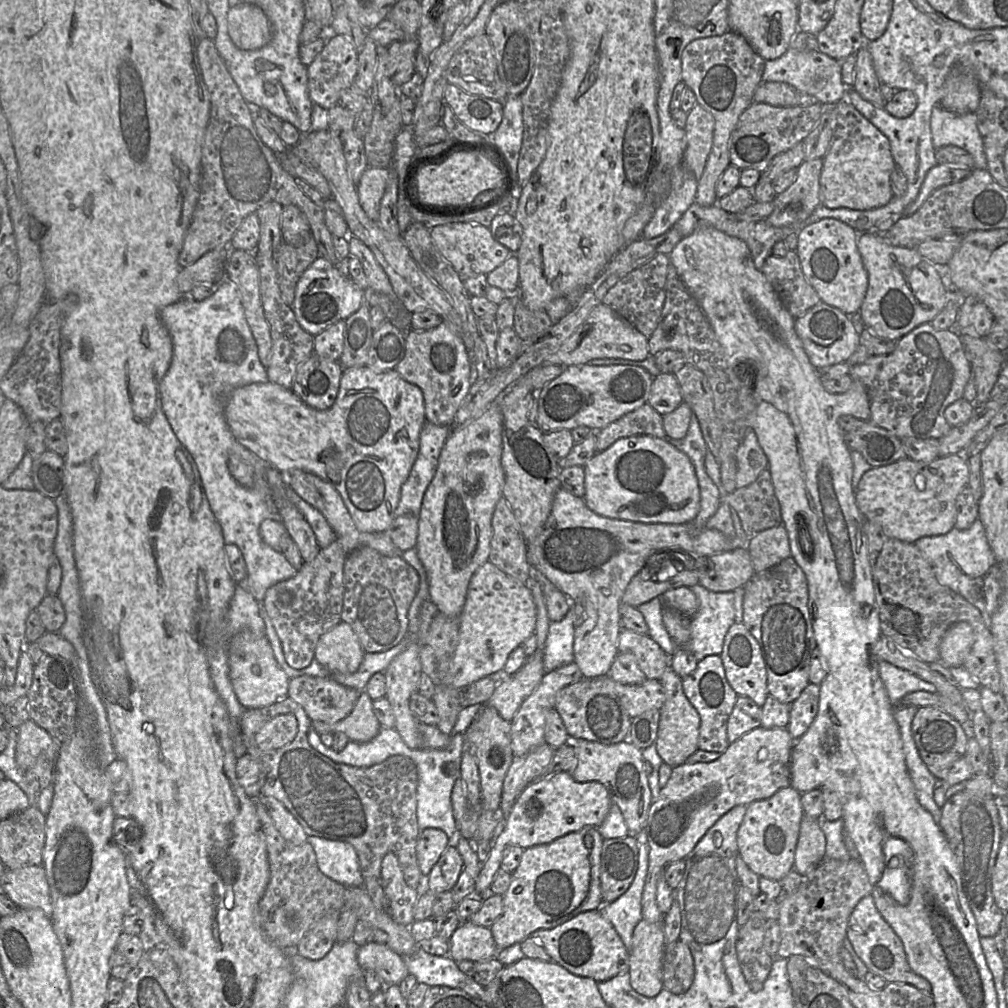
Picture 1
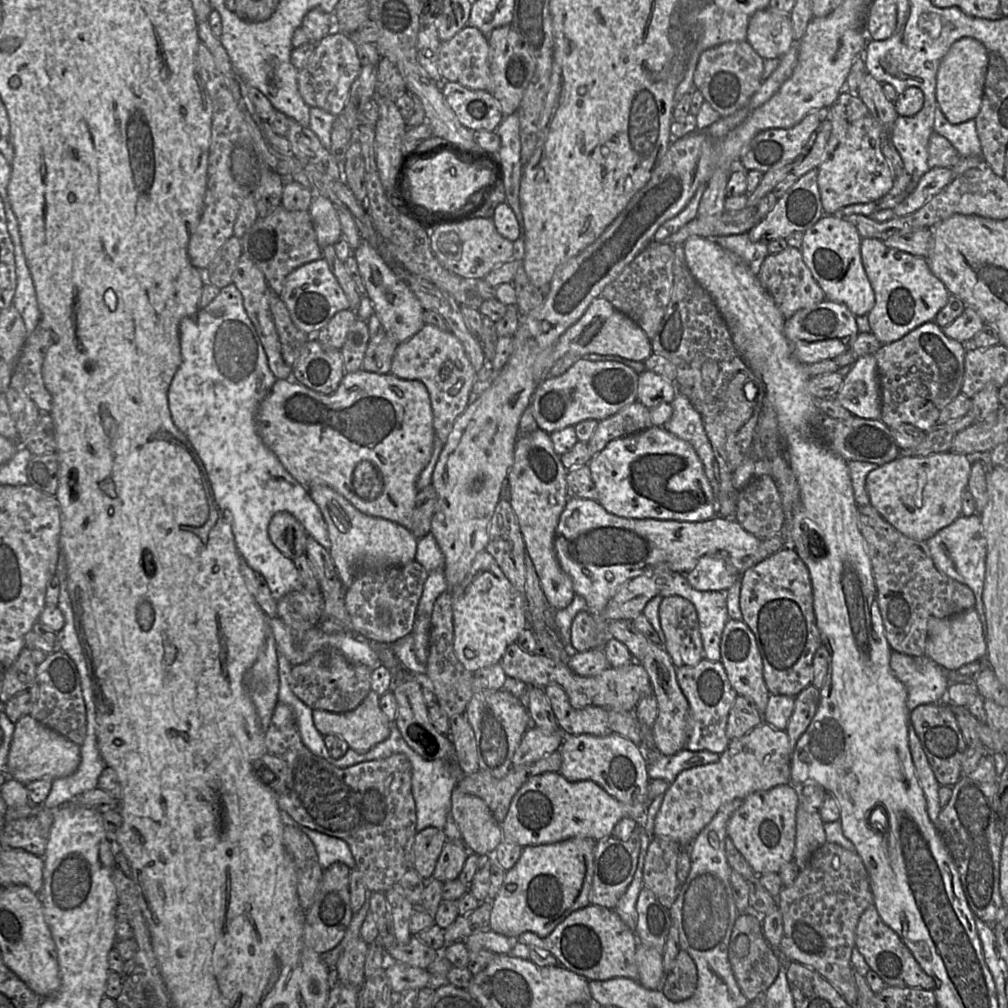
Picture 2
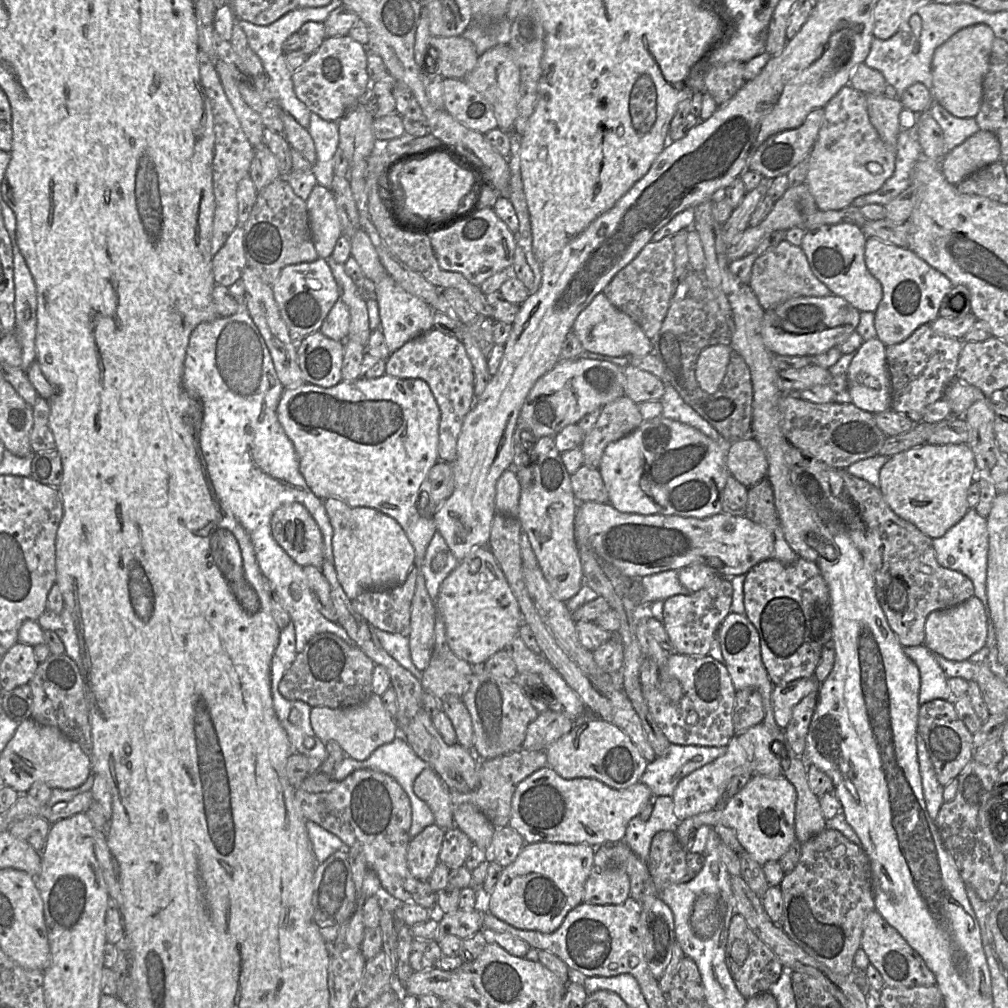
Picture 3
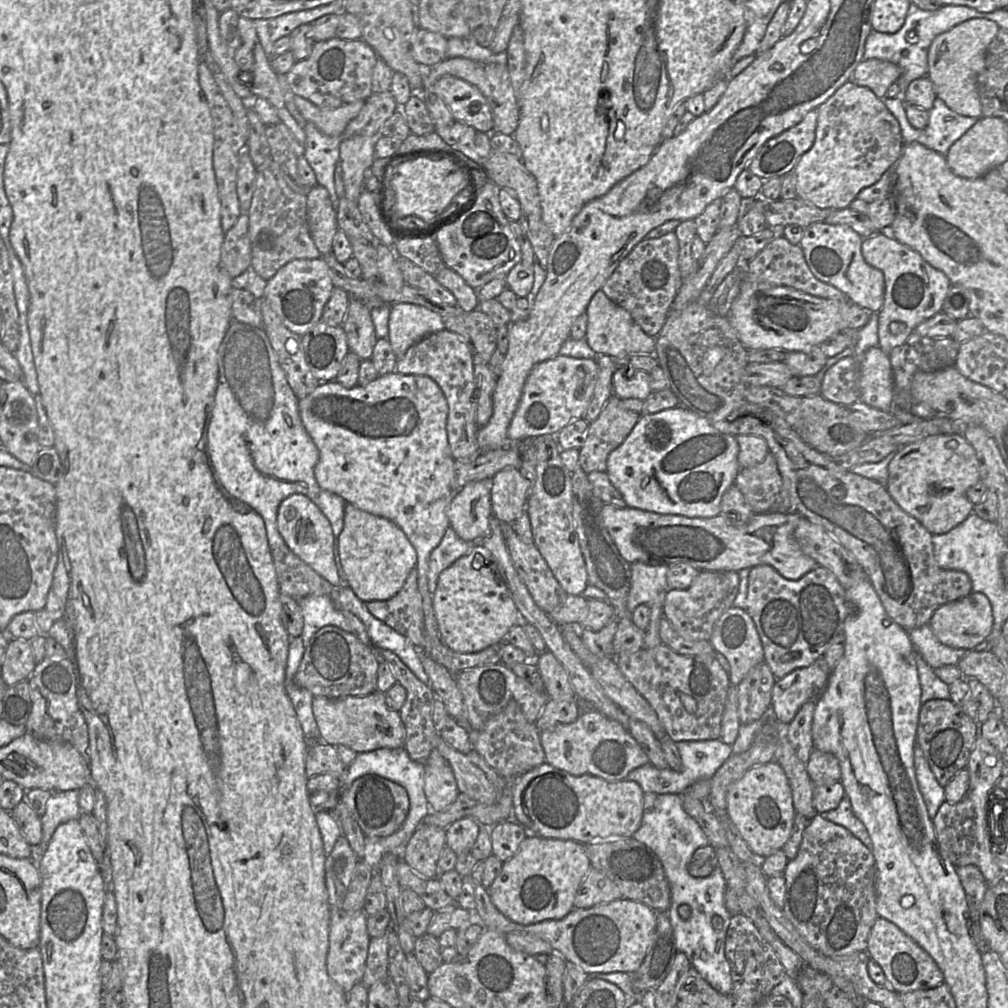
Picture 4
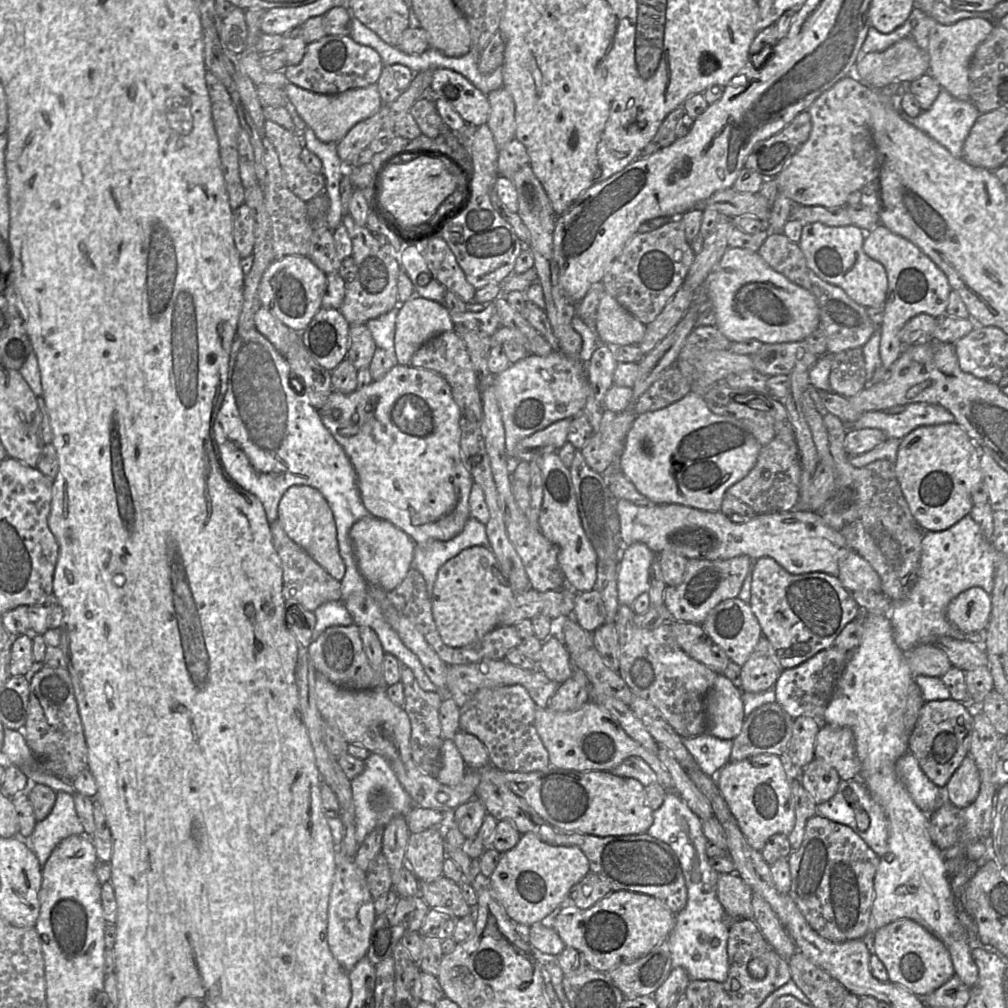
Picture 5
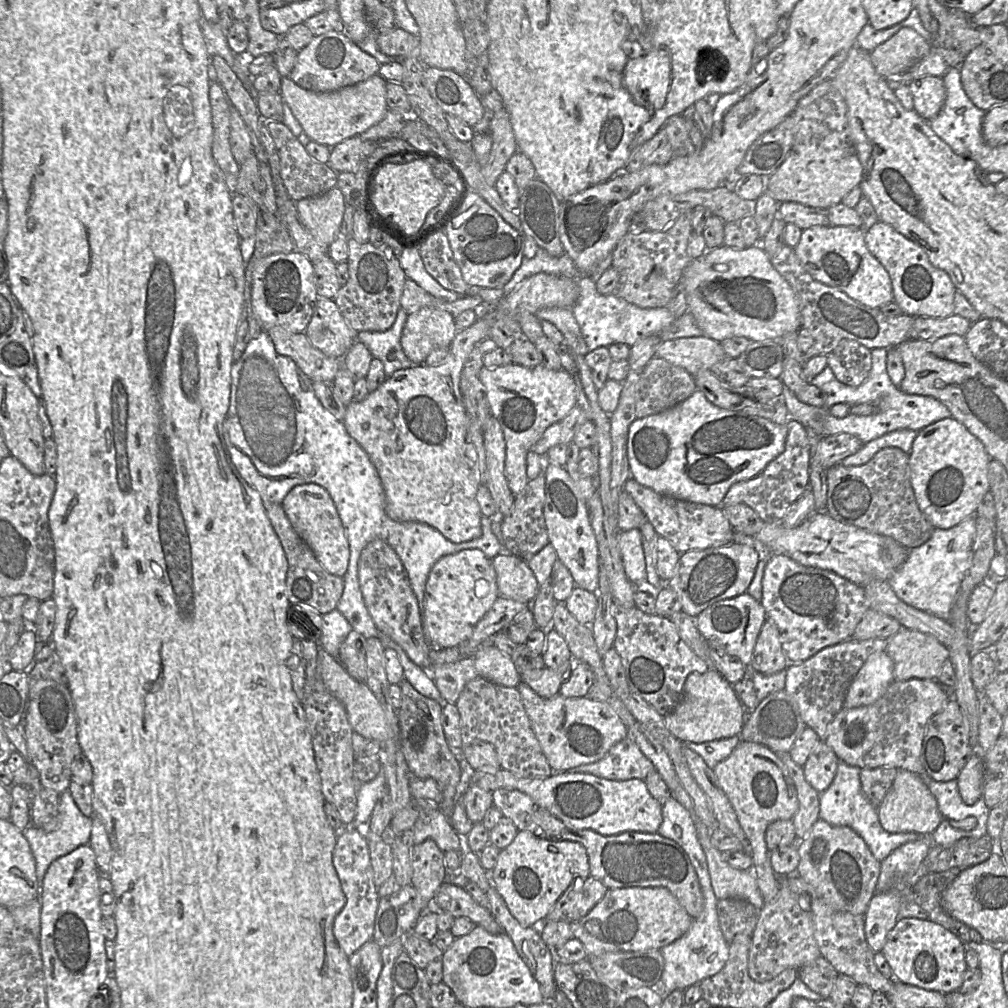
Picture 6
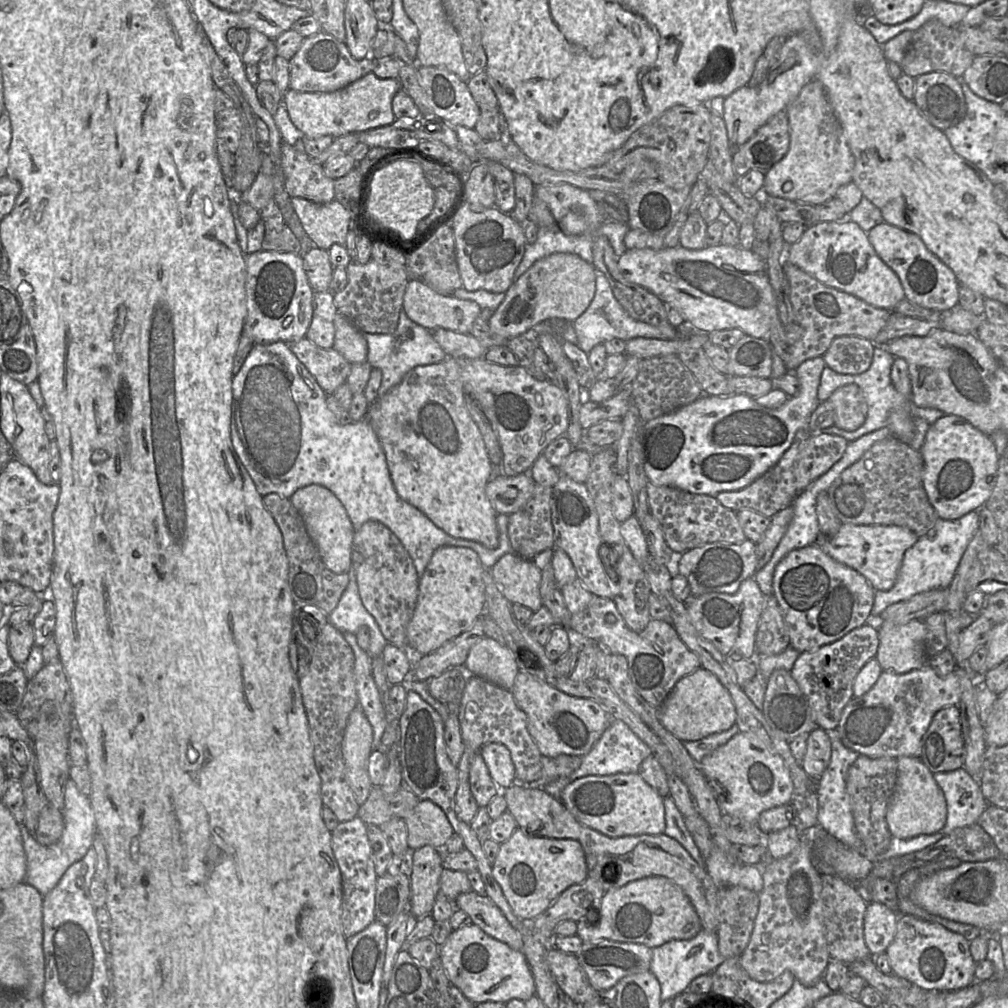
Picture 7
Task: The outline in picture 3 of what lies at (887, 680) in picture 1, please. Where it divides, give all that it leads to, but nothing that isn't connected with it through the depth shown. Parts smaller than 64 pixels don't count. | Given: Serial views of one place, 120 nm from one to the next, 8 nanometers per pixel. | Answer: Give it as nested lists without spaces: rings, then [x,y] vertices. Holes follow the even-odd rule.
[[[923,644],[903,647],[903,651],[919,670],[919,704],[922,705],[934,699],[953,701],[947,684],[948,677],[938,664],[935,654]]]

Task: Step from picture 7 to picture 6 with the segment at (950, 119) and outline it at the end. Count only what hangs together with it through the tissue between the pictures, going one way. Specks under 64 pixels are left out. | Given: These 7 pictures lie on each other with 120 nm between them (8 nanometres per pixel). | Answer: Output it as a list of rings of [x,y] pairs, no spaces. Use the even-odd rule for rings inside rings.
[[[924,76],[911,80],[908,85],[913,96],[914,110],[926,120],[934,118],[946,99],[943,77]]]

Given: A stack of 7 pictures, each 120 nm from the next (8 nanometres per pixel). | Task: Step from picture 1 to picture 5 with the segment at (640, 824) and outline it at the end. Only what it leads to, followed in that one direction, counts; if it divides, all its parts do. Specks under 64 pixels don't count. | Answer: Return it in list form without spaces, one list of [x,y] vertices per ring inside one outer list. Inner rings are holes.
[[[592,699],[579,709],[569,712],[552,711],[548,707],[535,707],[534,724],[548,752],[550,767],[574,771],[610,772],[626,758],[637,756],[654,771],[657,782],[666,791],[673,790],[671,777],[657,756],[629,737],[618,721]]]

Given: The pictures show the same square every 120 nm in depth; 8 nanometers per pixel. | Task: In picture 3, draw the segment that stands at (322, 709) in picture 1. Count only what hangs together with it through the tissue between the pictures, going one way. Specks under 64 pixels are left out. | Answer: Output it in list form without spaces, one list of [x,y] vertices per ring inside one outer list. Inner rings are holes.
[[[320,633],[312,637],[303,651],[298,653],[279,684],[280,693],[288,700],[300,700],[311,707],[350,707],[365,702],[372,694],[373,669],[375,663],[357,646],[347,644],[332,633]]]

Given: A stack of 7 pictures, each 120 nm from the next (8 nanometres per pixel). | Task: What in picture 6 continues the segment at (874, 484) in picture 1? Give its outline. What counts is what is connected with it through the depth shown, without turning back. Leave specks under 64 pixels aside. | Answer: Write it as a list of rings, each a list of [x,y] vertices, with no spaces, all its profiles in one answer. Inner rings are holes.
[[[952,416],[931,423],[918,431],[918,434],[913,441],[912,449],[909,453],[910,481],[919,509],[934,528],[949,529],[959,524],[968,516],[975,515],[978,504],[980,503],[983,496],[989,491],[988,464],[990,460],[991,458],[986,452],[981,441],[976,438],[973,434],[971,434],[962,423],[957,421]]]

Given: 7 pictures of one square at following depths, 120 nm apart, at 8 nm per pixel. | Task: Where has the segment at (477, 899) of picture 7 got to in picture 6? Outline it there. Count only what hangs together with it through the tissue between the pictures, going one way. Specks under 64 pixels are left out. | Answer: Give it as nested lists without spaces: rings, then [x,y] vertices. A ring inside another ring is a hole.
[[[443,882],[435,894],[433,908],[446,911],[455,918],[466,917],[491,934],[503,932],[487,906],[481,906],[462,887]]]

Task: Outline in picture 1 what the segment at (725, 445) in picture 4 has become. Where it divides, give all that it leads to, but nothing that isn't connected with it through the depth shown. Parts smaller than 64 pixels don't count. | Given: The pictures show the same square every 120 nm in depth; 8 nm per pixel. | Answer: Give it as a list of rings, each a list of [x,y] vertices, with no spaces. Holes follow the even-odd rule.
[[[635,435],[617,440],[584,466],[587,507],[594,513],[644,524],[687,524],[700,509],[700,492],[694,467],[687,455],[665,439]]]

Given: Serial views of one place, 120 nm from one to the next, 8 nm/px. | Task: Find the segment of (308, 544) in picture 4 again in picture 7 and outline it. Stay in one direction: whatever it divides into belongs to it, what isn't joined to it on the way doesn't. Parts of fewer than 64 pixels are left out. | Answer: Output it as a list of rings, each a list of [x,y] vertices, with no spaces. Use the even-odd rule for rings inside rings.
[[[318,484],[299,488],[289,499],[300,514],[325,566],[336,574],[347,573],[352,567],[355,530],[342,503],[329,489]]]

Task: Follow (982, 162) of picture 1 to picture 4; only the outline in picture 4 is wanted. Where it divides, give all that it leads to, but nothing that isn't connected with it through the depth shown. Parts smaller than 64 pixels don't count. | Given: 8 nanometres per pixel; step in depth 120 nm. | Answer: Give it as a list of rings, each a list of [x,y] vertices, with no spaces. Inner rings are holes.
[[[936,97],[933,106],[928,110],[928,125],[924,129],[916,129],[908,121],[906,103],[903,100],[884,98],[883,101],[899,122],[905,143],[918,142],[944,156],[953,143],[979,119],[957,114],[942,99]]]

